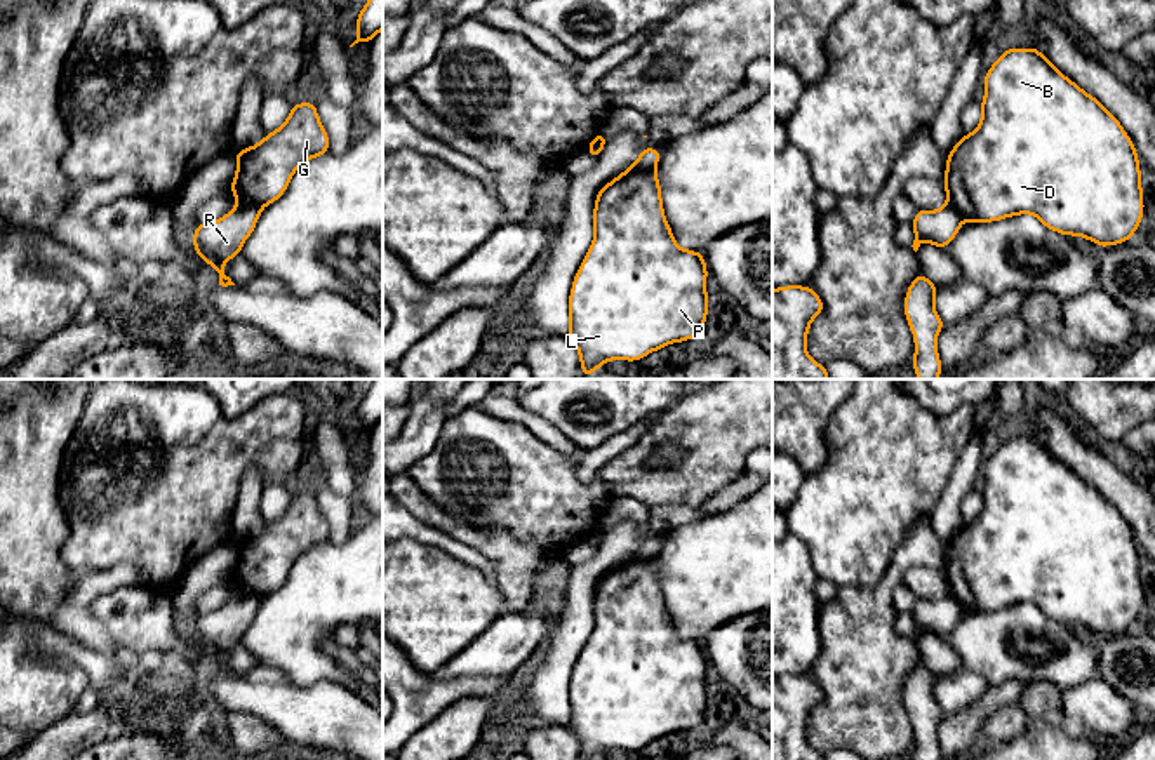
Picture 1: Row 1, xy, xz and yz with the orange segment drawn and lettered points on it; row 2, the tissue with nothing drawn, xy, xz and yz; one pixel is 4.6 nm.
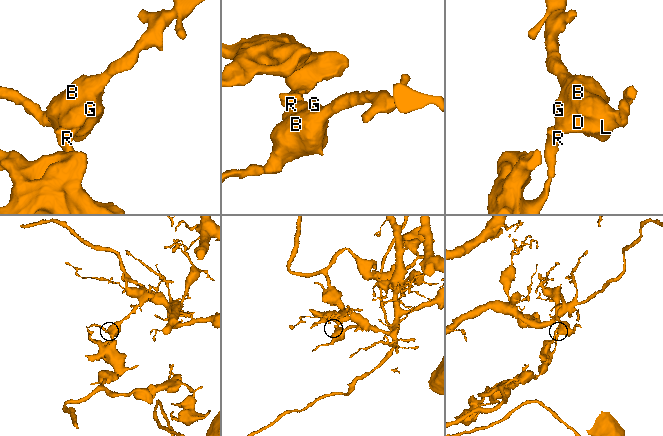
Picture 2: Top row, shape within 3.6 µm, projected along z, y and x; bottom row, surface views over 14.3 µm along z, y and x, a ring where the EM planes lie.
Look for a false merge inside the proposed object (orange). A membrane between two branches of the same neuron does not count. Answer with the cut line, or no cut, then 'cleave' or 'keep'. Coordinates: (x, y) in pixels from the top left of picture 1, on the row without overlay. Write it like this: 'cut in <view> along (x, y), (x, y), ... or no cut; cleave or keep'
cut in xz along (653, 557), (627, 560); cleave

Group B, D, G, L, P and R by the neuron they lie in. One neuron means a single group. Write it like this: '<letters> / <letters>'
B D G L P / R

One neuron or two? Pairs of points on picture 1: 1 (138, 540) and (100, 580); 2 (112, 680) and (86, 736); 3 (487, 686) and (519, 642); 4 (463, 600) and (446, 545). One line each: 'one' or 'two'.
1: two
2: two
3: two
4: two

